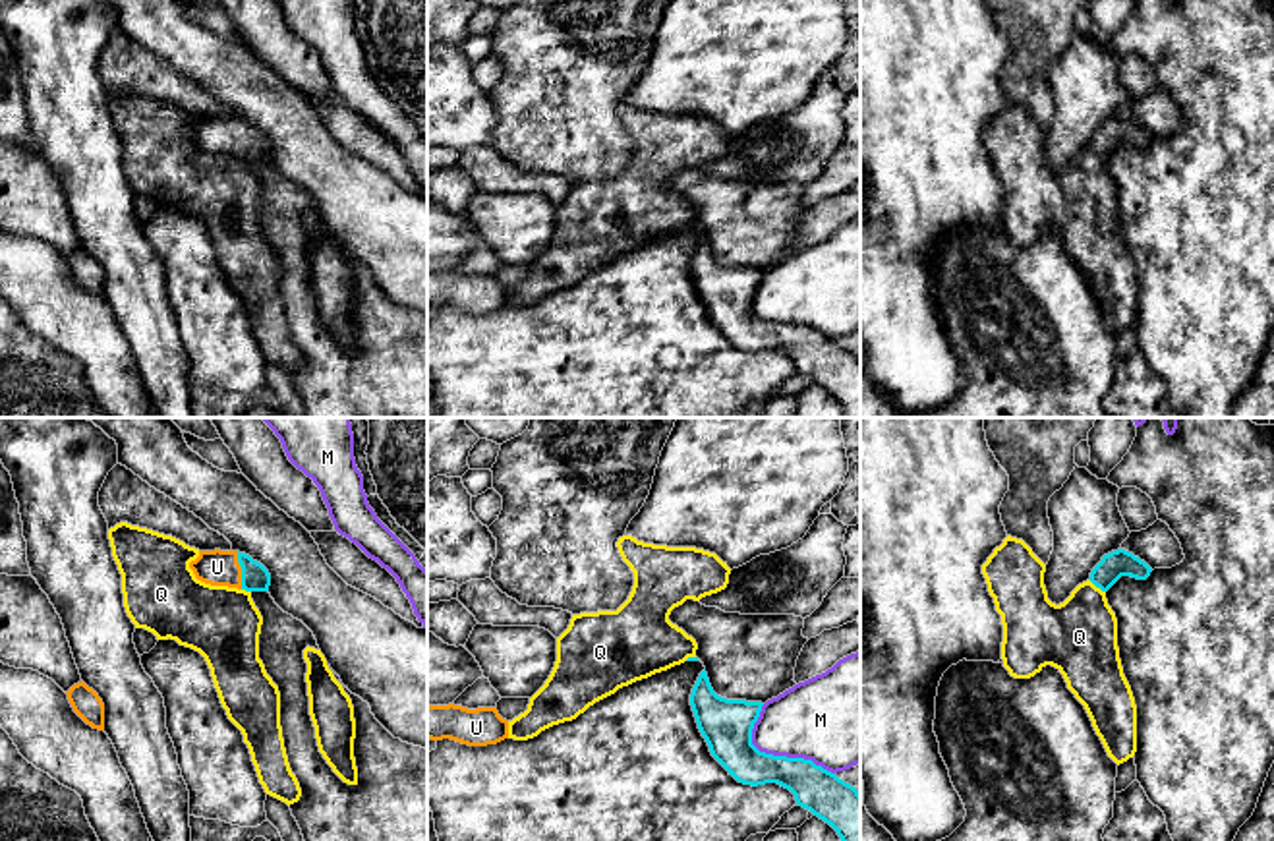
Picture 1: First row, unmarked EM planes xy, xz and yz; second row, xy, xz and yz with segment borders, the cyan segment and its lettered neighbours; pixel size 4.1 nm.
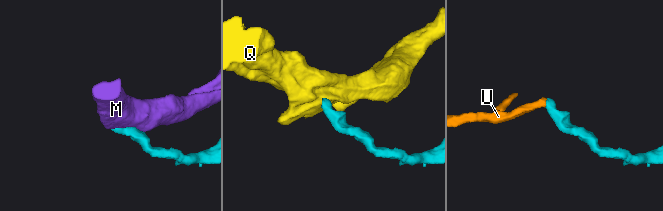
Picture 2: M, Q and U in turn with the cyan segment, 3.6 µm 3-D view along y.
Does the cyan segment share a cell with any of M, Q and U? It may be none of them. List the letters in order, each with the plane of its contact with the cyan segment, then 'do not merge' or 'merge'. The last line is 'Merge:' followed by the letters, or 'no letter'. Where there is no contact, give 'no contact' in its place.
M: xz | do not merge
Q: yz | do not merge
U: xy | merge
Merge: U

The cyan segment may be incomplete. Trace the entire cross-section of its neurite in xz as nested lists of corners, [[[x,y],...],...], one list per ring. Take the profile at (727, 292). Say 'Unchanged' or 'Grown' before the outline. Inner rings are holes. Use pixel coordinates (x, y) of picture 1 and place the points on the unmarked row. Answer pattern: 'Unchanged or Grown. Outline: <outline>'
Unchanged. Outline: [[[706,236],[690,273],[711,323],[744,352],[777,350],[795,362],[798,373],[829,391],[847,418],[860,418],[860,360],[812,327],[760,319],[752,296],[762,269],[727,267],[713,259]]]

